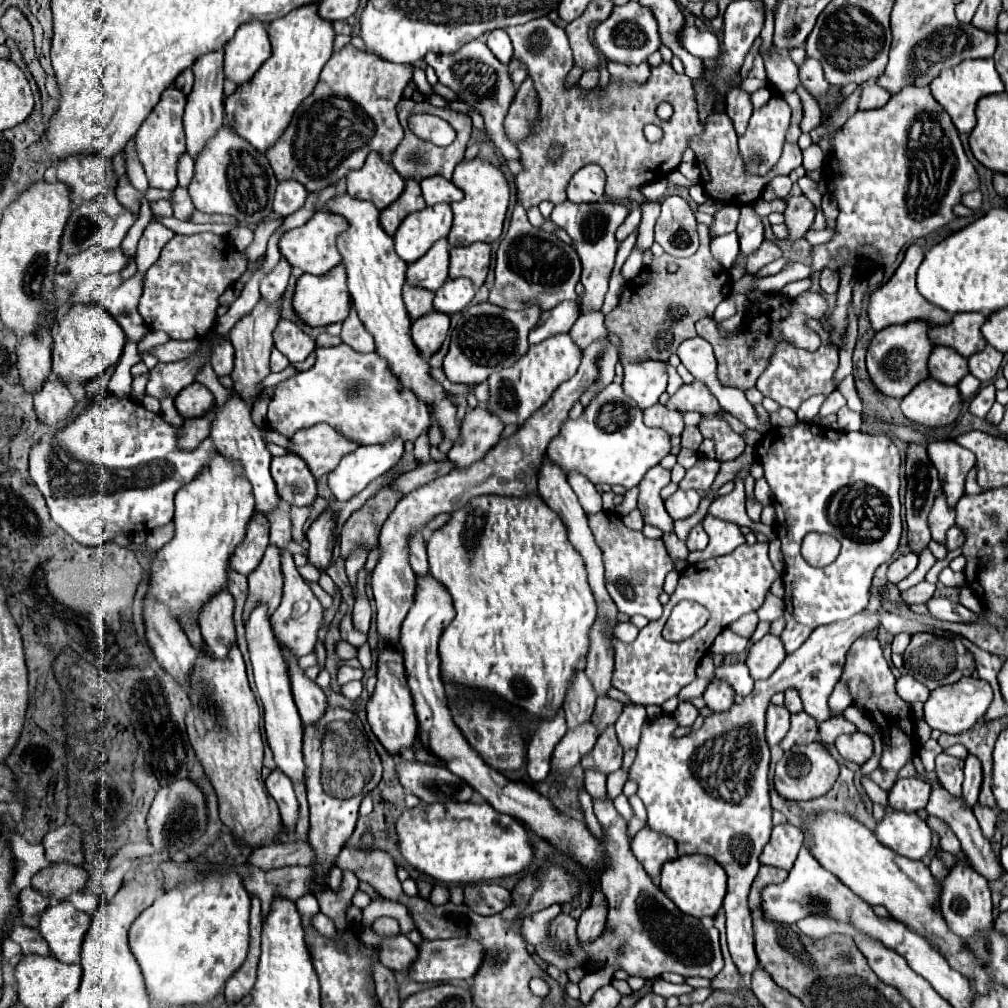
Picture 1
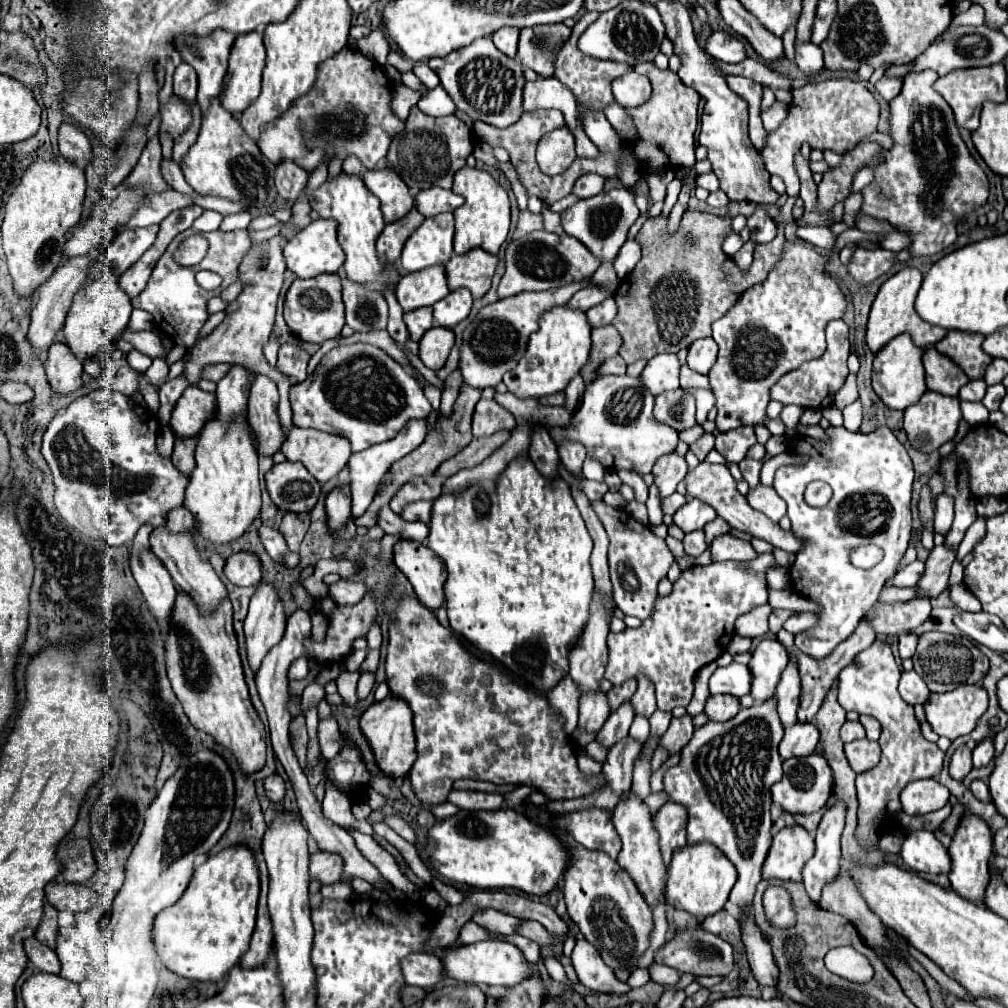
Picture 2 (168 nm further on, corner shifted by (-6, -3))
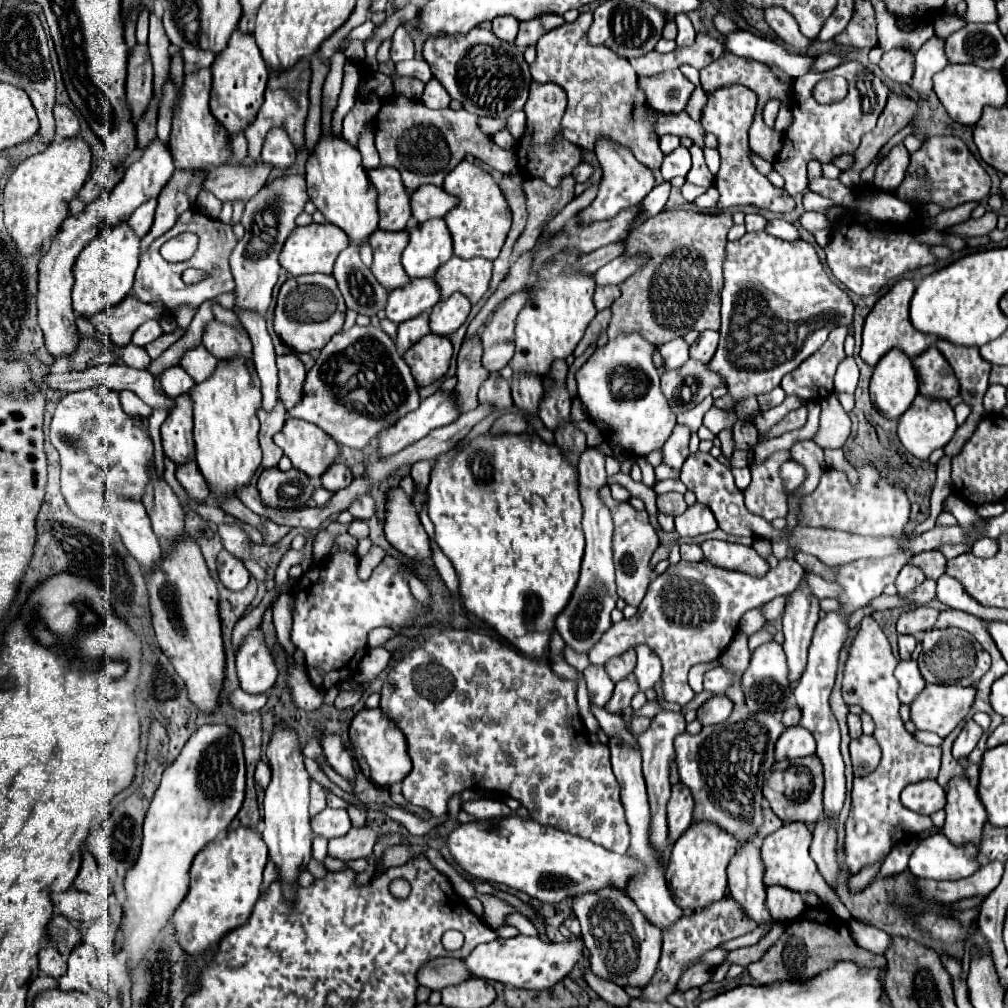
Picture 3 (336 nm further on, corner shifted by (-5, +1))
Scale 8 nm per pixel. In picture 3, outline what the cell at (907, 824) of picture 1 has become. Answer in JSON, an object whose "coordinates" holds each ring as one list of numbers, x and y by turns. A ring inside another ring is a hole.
{"coordinates":[[941,832,921,840,909,858,909,870,917,878,959,880,971,876,977,868,977,850,959,850]]}

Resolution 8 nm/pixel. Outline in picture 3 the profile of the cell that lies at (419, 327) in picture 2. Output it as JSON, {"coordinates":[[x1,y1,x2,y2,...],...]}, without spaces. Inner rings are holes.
{"coordinates":[[421,312,419,316,399,324,399,332,397,332,397,350,405,352,407,348,413,346,415,340,423,338,425,334,429,334,429,312]]}

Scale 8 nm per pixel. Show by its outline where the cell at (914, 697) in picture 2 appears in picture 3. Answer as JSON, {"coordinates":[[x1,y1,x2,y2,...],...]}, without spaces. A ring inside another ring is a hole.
{"coordinates":[[901,660,895,668,895,678,899,680,899,700,901,704,911,704,927,686,927,682,923,682,923,676,919,674,917,662,915,660]]}

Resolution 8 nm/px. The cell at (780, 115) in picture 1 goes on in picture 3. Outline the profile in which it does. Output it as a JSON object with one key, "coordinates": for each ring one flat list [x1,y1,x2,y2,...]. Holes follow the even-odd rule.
{"coordinates":[[843,62,829,72,821,72,821,74,809,72,805,76,795,78,795,82,793,82,793,102,791,102,793,124,787,128,783,148,777,154,777,160,773,162,773,168,785,178,785,190,791,196,797,196,803,190,807,190,807,162,811,158,819,158,821,162,831,162,839,154,853,154,857,150,859,142,861,142,861,136,875,128,875,122,885,108,887,96,889,96,889,90,881,82,881,78,871,74,869,70,865,70,859,62],[863,72,865,72,867,92,861,92,857,88,859,76,863,76],[835,74,845,76,849,80,849,94,841,102,827,104,827,106,815,102,815,98,813,98,815,84,819,80,835,76]]}

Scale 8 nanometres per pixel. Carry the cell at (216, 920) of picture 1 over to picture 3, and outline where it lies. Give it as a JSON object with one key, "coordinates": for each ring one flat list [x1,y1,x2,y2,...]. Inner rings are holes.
{"coordinates":[[245,826,229,832,227,836,223,836,217,842,207,844,195,856,193,866,191,866,189,892,183,898,183,902,179,904,179,908,175,910,175,916,173,916,177,942,187,954,201,956,205,950,215,948,231,930,243,926,249,920,253,906,261,896,261,874,263,874,265,864,267,864,267,846,263,846,261,836,253,828,245,828]]}

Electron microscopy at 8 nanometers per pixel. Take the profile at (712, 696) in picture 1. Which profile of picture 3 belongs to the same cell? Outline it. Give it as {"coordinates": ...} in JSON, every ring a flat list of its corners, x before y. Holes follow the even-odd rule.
{"coordinates":[[721,694,721,696,711,696,703,706,699,706,697,710,697,720,703,724,703,726,711,726,711,724,719,724,719,722,725,722,729,718,733,710,733,702]]}

